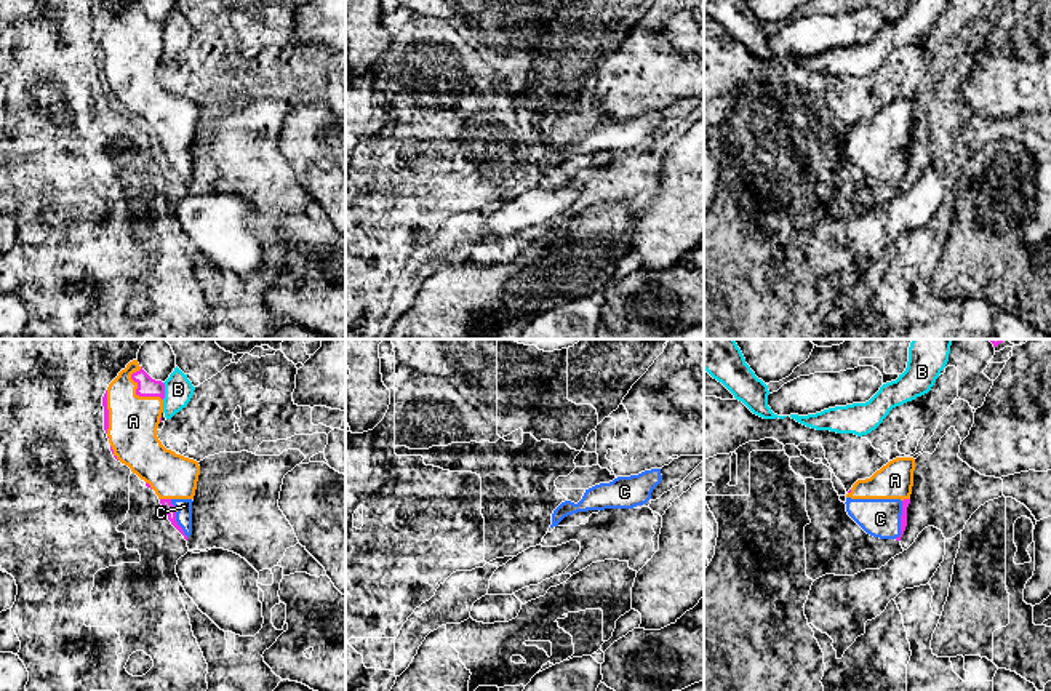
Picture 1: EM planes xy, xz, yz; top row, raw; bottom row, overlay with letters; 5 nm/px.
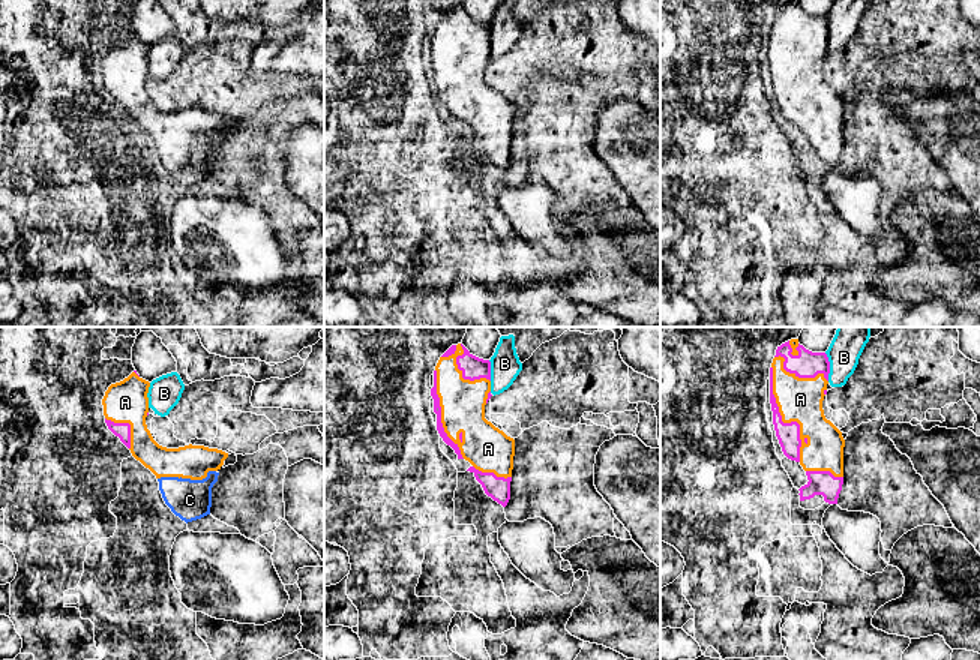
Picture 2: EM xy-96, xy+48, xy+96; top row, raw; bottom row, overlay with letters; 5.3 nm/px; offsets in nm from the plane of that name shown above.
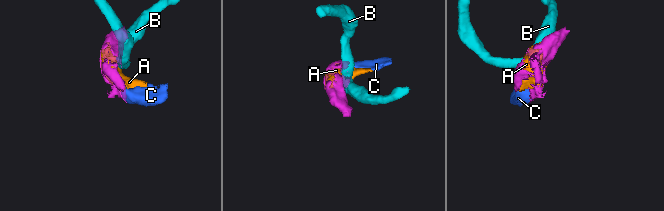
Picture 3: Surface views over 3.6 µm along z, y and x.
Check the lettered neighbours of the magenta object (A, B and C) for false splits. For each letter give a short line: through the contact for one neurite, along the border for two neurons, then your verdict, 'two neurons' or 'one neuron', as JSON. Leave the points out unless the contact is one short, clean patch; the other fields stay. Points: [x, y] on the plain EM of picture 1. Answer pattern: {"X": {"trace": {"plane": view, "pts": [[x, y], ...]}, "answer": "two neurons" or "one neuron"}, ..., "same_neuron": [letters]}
{"A": {"answer": "one neuron"}, "B": {"answer": "two neurons"}, "C": {"answer": "one neuron"}, "same_neuron": ["A", "C"]}

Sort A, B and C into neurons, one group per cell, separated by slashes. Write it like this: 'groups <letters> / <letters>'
groups A C / B

